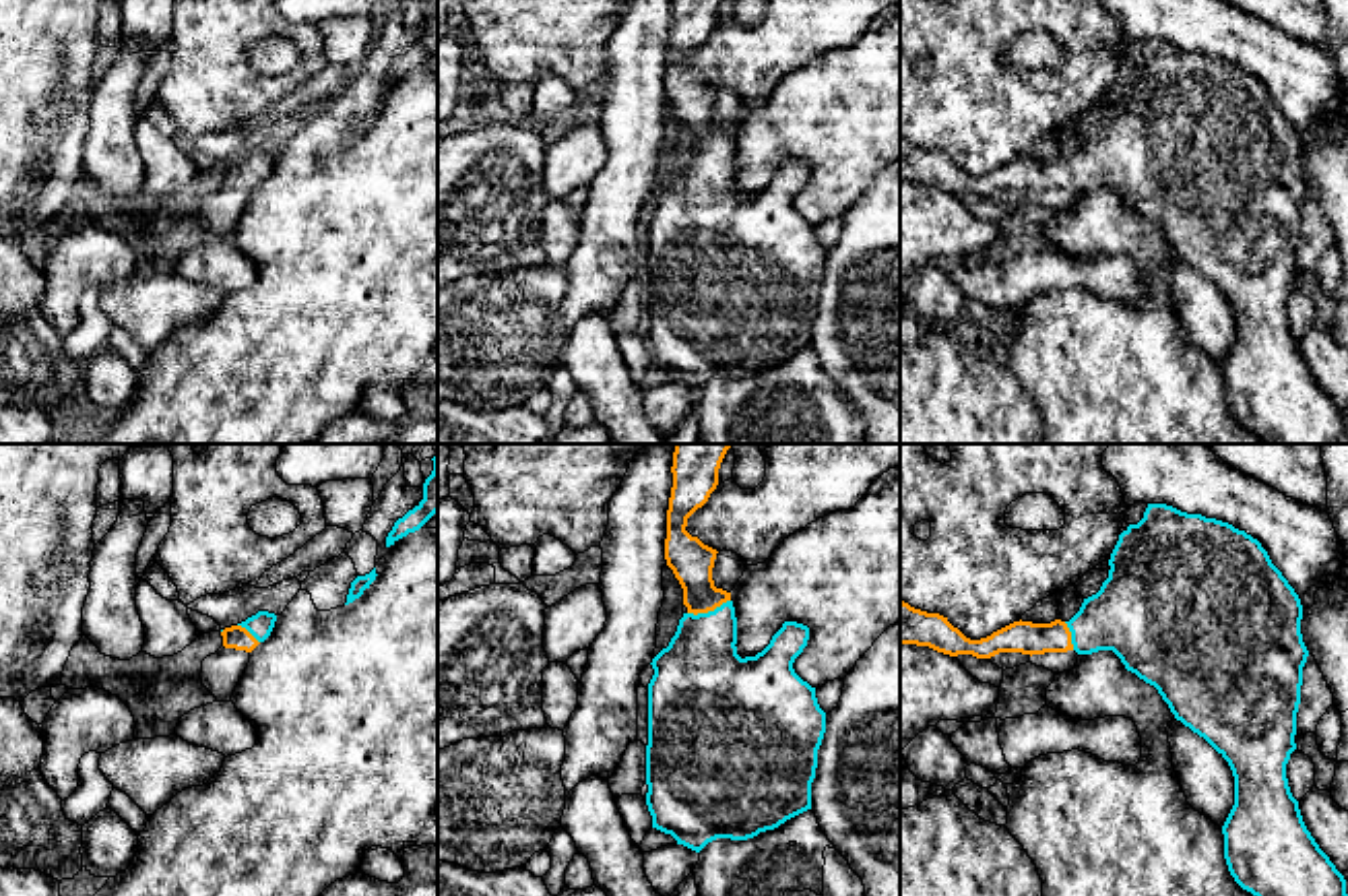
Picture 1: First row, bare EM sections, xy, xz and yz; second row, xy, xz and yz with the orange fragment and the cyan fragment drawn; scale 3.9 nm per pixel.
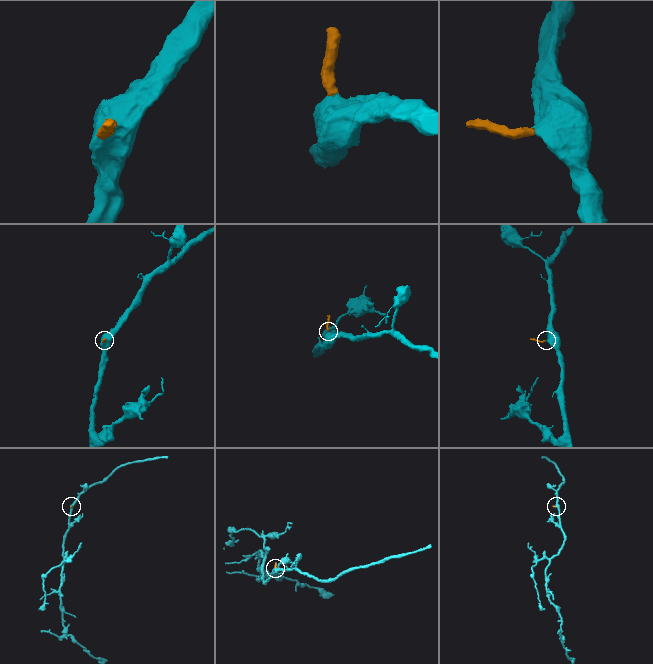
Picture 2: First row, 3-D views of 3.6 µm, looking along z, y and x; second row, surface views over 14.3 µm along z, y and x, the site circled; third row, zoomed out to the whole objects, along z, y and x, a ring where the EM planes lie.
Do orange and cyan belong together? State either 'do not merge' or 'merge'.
merge

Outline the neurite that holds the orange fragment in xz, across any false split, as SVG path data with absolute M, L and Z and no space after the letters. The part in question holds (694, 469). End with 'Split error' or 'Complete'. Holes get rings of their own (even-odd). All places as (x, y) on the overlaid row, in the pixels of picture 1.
M675 444L665 559L683 588L687 611L669 646L652 659L648 683L646 805L652 828L696 853L716 838L753 838L811 809L817 749L826 733L815 687L793 669L807 646L809 628L784 621L762 652L741 659L731 593L712 580L718 551L685 531L687 518L716 489L729 448Z. Split error

